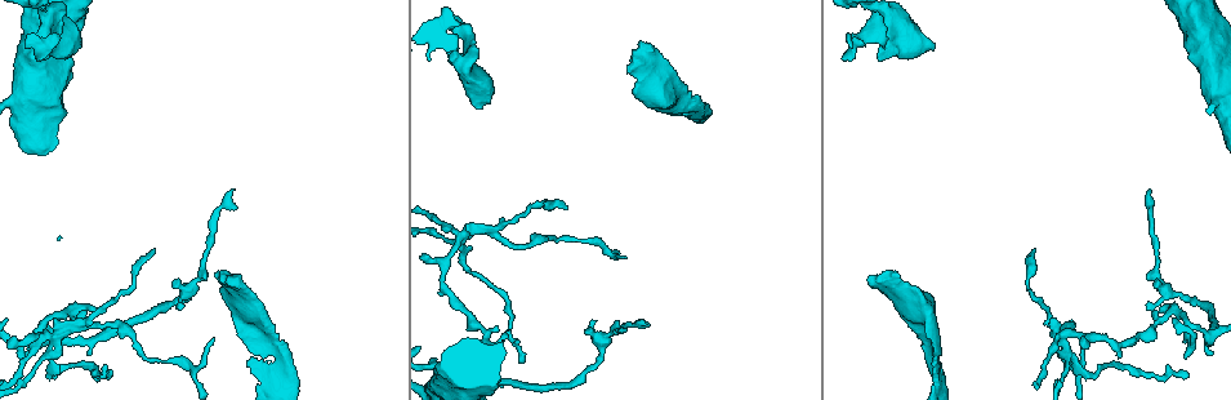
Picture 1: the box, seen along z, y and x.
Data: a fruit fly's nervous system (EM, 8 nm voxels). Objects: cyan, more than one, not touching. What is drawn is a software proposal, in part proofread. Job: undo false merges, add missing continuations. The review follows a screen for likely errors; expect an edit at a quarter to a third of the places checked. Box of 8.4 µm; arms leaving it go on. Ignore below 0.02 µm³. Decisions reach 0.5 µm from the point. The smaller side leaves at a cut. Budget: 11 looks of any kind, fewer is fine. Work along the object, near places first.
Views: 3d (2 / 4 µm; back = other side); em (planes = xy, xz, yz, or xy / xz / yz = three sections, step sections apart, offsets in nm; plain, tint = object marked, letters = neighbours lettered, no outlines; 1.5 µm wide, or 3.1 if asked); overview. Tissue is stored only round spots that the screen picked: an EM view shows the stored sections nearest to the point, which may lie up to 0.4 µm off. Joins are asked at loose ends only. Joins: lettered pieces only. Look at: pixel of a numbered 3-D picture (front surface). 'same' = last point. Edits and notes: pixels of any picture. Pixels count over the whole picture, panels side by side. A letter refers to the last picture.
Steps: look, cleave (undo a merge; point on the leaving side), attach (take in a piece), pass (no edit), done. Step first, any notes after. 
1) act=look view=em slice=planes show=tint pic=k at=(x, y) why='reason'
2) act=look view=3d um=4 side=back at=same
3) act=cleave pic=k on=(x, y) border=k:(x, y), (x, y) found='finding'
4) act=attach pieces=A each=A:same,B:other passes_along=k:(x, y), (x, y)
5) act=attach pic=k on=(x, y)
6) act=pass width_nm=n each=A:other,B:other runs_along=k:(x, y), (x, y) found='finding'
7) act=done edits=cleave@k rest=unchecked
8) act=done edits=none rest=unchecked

act=look view=em slice=xz step=4 show=tint pic=1 at=(458, 242) why='four or more arms meet'

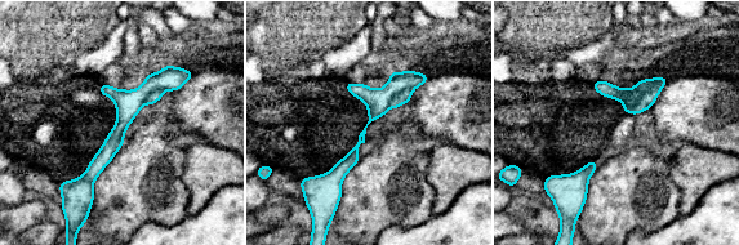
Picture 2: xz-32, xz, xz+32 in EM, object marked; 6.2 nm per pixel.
act=look view=em slice=planes show=tint at=same why='another direction'

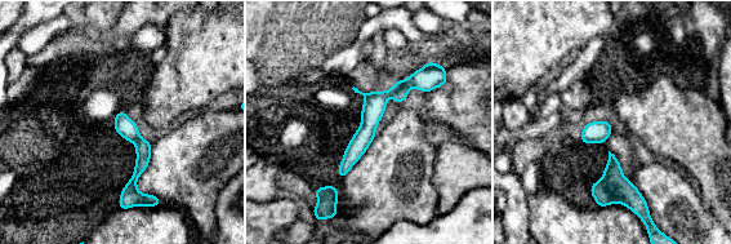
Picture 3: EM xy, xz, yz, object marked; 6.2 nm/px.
act=look view=em slice=planes show=letters at=same

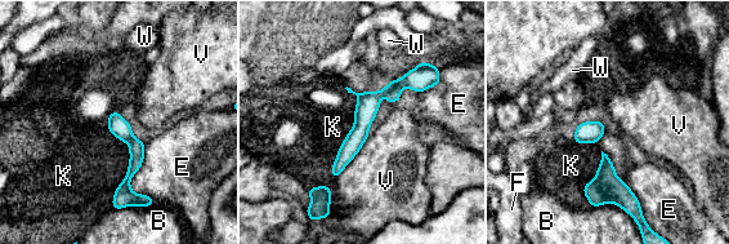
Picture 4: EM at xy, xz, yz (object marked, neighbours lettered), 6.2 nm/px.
act=cleave pic=4 on=(393, 94) each=B:other,E:other,F:other,K:other,V:other,W:other part_leaving=4:(137, 142), (137, 160), (116, 200) found='a second neuron is stuck on'

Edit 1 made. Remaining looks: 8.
act=look view=em slice=planes show=tint pic=1 at=(262, 339) why='thick turns thin'

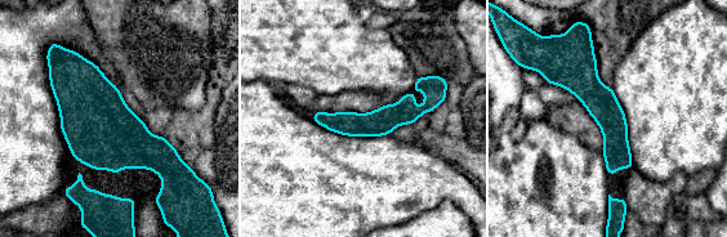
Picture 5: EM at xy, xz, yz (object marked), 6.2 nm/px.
act=look view=em slice=planes show=letters at=same

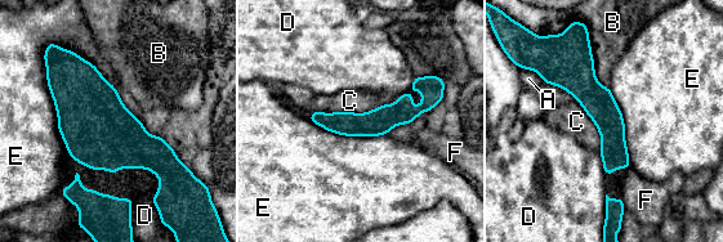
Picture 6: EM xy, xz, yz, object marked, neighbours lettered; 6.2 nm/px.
act=pass longest_contact=E:550nm each=A:other,B:other,C:other,D:other,E:other,F:other border=6:(575, 98), (596, 125), (599, 151) found='continuous, no second neuron'

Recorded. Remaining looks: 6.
act=done edits=cleave@4 rest=unchecked

